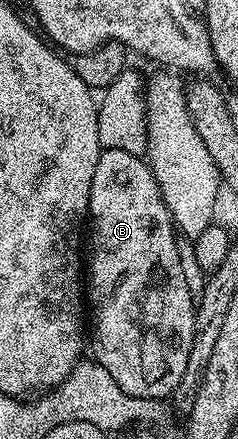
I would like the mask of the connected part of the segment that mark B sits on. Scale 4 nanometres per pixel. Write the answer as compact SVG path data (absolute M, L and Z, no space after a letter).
M102 148L99 163L95 163L95 175L91 178L87 218L87 301L91 306L91 349L93 345L92 356L97 364L102 365L111 375L111 379L115 379L115 383L119 383L119 387L123 387L123 391L127 391L127 395L132 397L168 398L179 386L187 368L188 353L192 345L195 294L189 289L190 278L185 278L185 273L181 270L181 253L177 250L176 240L178 241L178 238L175 236L173 220L163 203L159 183L149 167L148 160L127 151Z

